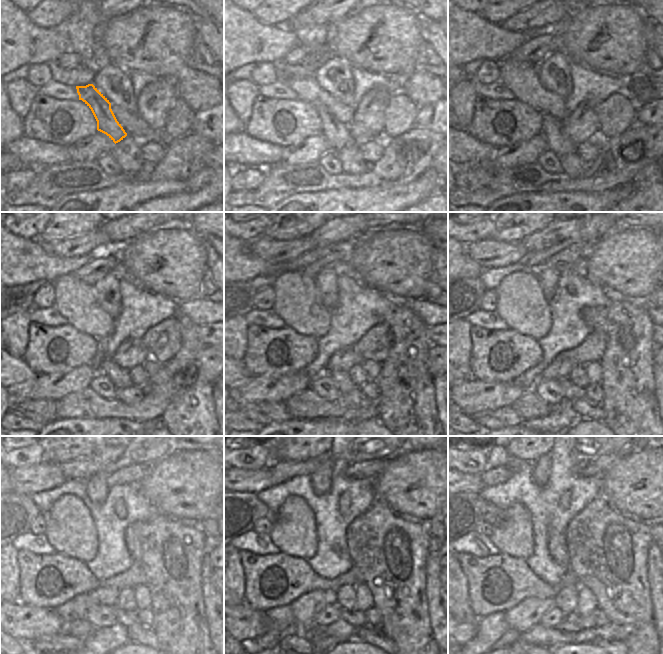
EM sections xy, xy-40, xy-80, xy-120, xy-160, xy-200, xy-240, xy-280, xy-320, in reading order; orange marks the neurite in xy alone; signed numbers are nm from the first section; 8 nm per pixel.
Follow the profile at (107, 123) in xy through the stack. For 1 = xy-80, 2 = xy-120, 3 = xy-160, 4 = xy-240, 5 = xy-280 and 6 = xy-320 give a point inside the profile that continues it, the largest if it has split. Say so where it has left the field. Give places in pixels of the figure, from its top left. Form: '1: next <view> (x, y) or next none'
1: next xy-80 (557, 140)
2: next xy-120 (119, 376)
3: next xy-160 (344, 383)
4: next xy-240 (123, 618)
5: next xy-280 (344, 628)
6: next xy-320 (573, 622)

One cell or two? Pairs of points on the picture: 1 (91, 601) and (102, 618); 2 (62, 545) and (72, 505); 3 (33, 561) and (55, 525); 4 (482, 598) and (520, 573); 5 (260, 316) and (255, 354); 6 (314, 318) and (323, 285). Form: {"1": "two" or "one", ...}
{"1": "two", "2": "one", "3": "two", "4": "one", "5": "two", "6": "two"}

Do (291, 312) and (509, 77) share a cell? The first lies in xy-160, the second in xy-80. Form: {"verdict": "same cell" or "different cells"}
{"verdict": "same cell"}

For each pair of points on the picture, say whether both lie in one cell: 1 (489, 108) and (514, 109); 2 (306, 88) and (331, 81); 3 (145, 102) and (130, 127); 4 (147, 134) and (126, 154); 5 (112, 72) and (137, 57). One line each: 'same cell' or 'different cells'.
1: same cell
2: different cells
3: different cells
4: different cells
5: different cells

